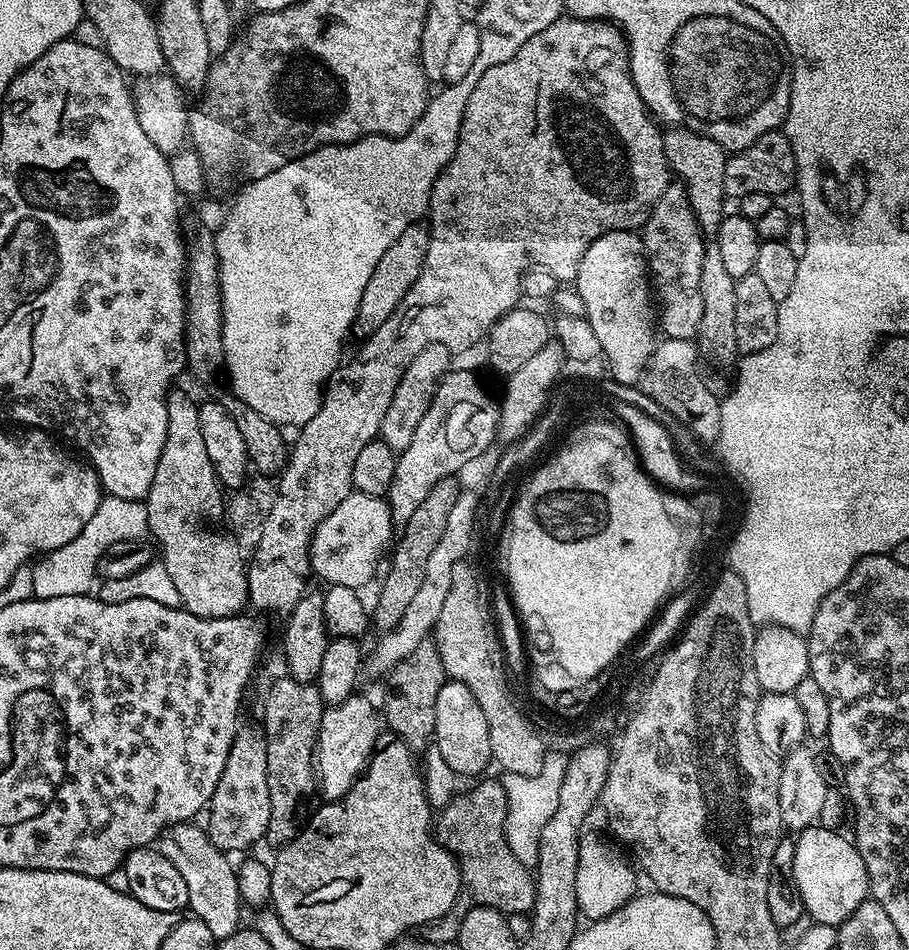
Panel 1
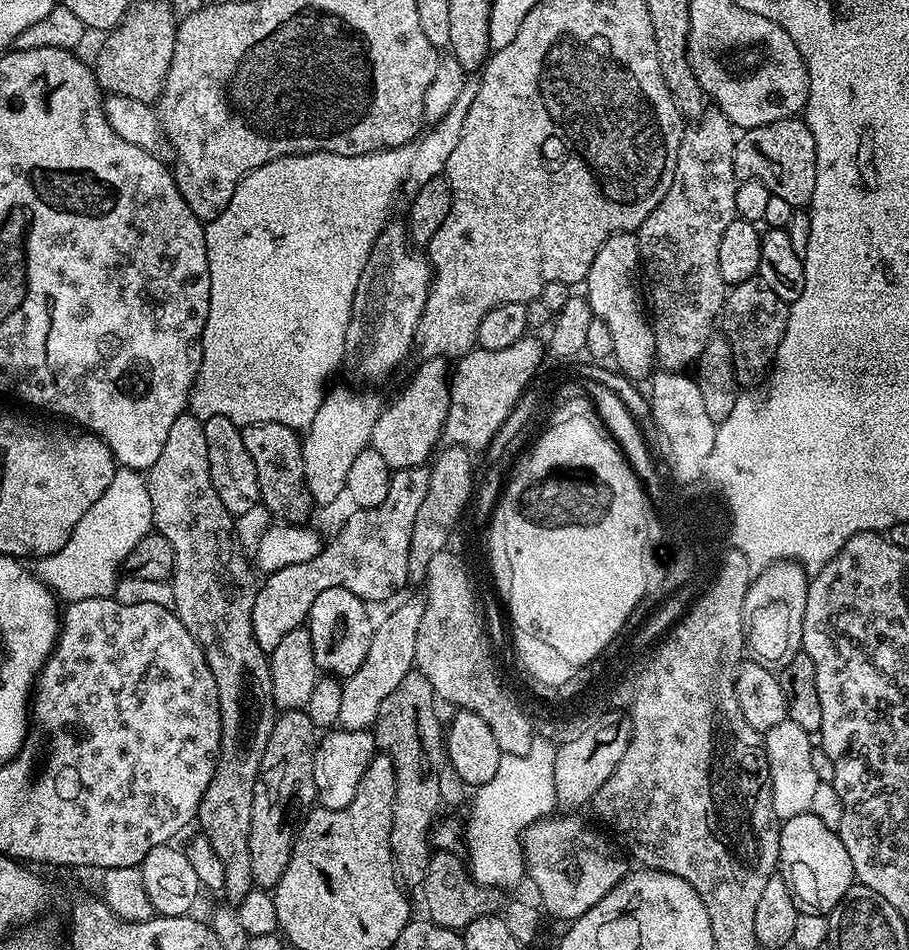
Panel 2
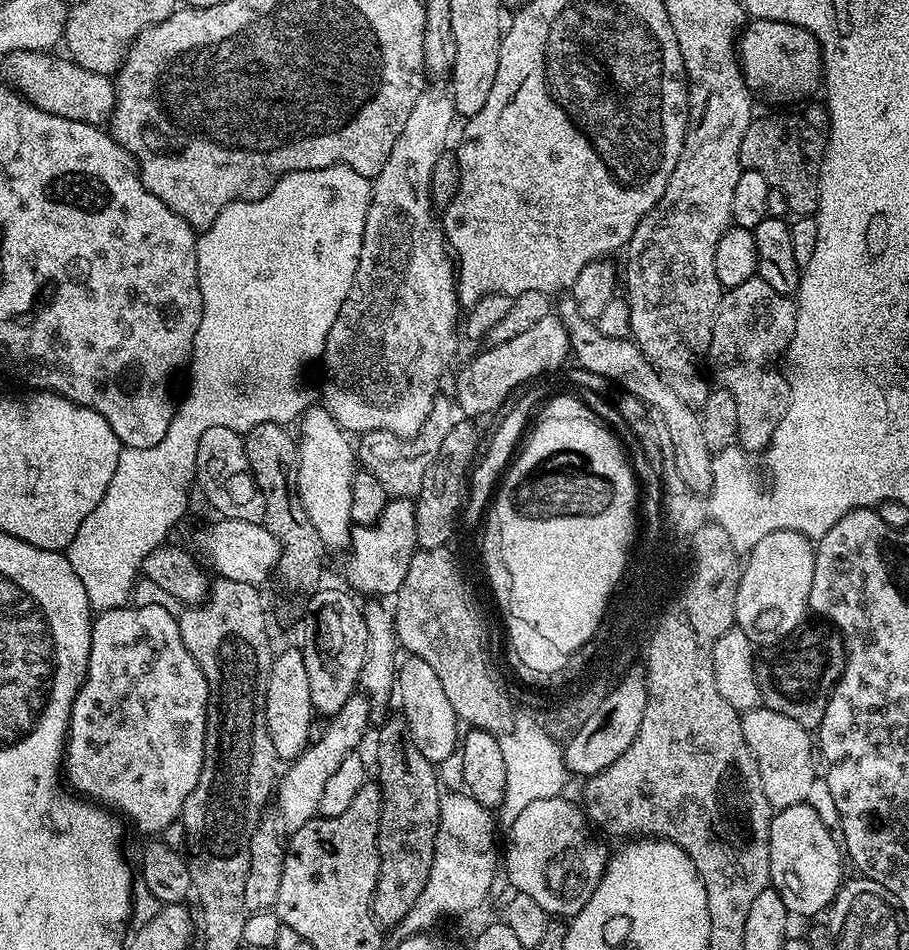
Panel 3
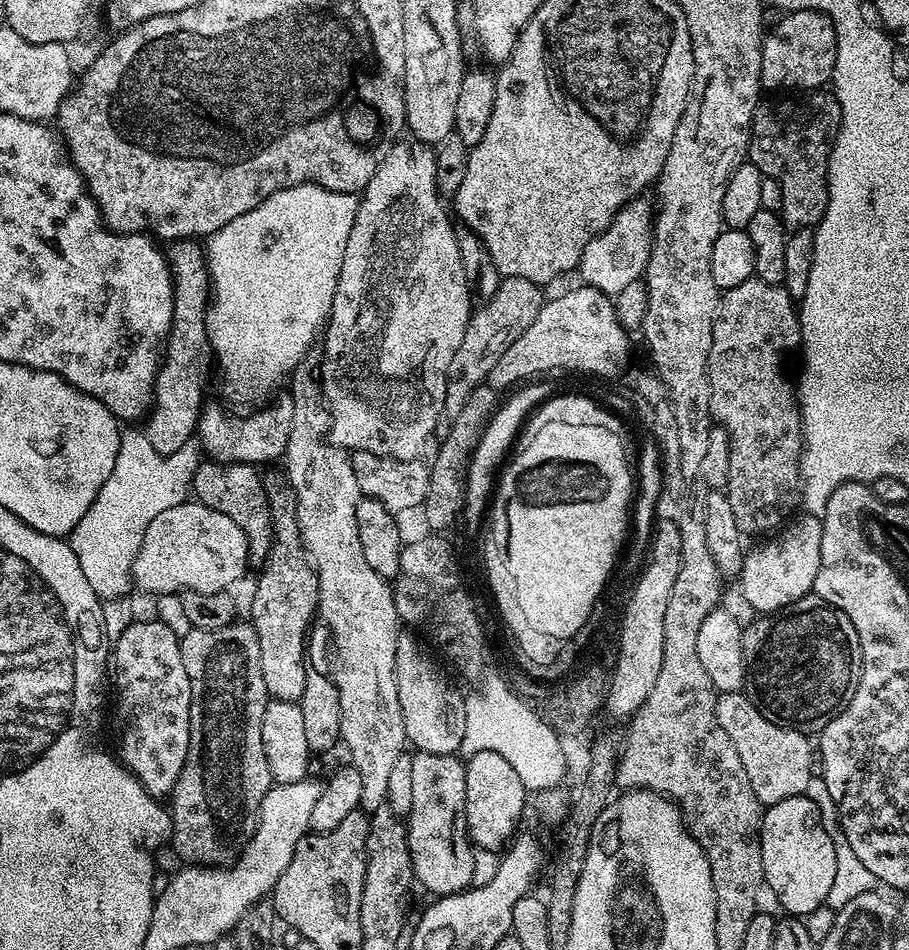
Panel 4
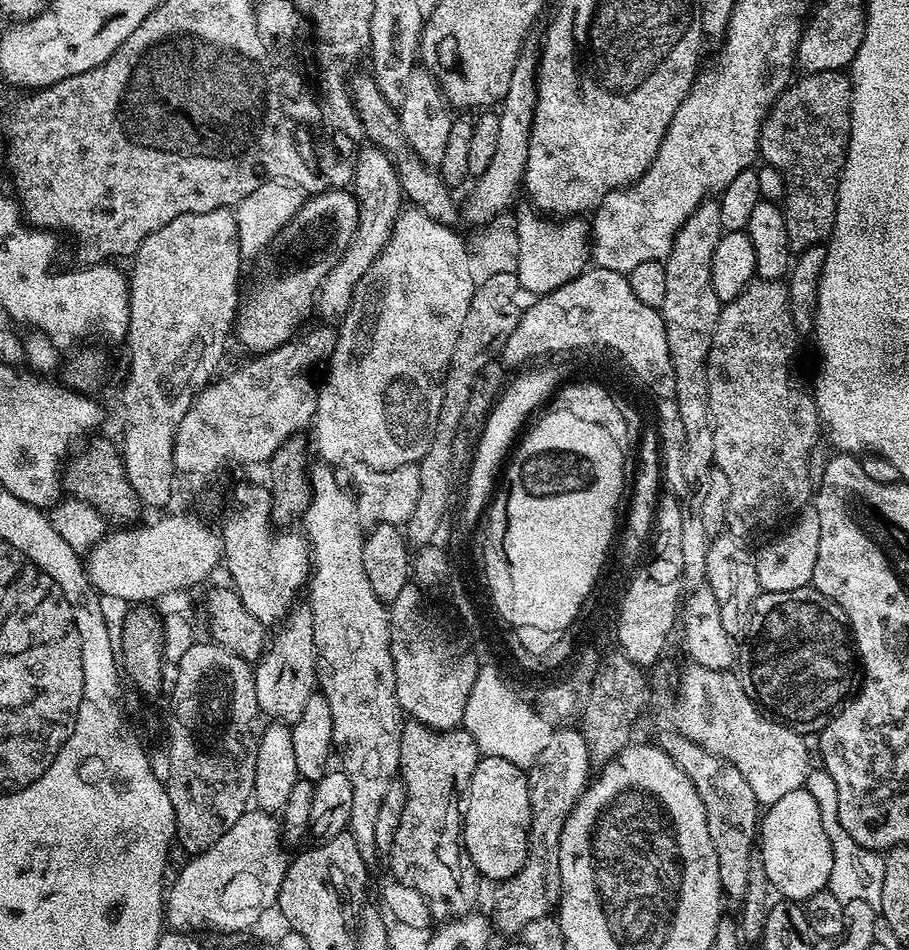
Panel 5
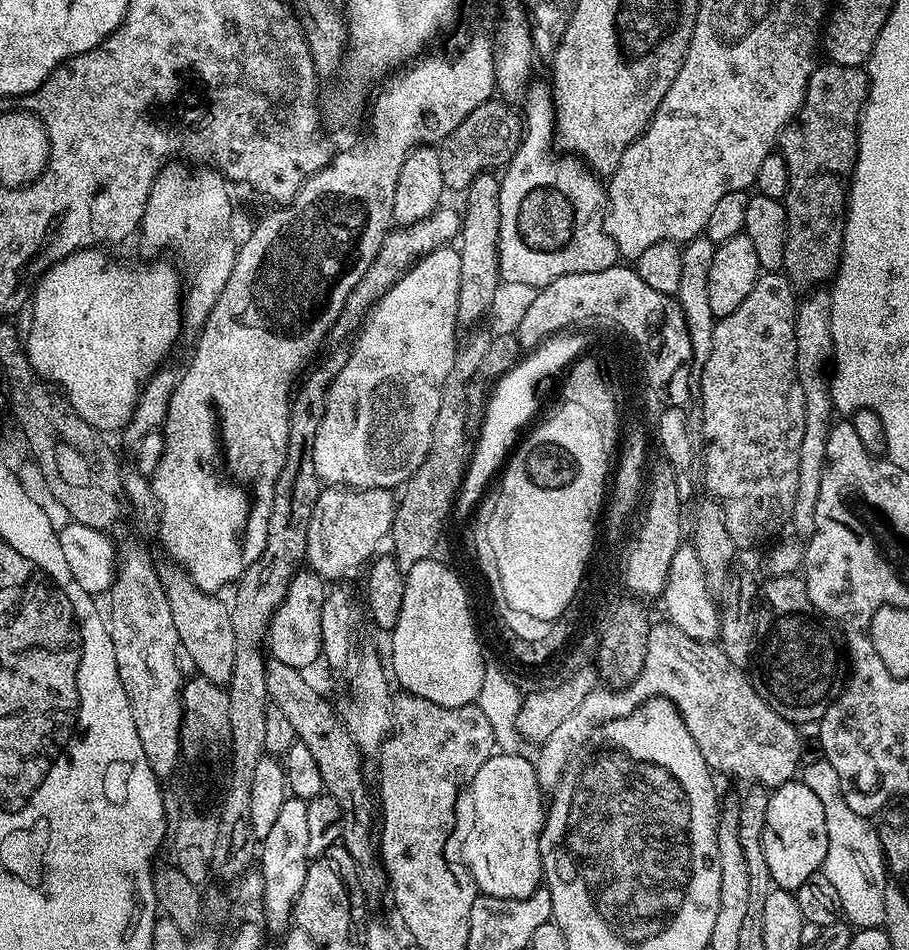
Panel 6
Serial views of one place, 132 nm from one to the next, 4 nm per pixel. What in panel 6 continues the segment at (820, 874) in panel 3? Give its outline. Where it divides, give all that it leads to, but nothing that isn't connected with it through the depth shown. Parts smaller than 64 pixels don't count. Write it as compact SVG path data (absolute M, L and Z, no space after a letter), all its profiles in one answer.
M793 778L771 789L762 846L775 887L795 890L802 886L802 882L806 882L806 878L823 869L824 861L828 859L826 810L822 810L818 794L814 794L814 790L810 790L803 779Z

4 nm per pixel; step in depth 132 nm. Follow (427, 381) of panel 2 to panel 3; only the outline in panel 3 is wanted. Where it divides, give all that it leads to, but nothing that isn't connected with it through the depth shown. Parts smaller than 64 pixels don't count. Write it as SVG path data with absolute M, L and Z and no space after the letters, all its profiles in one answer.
M437 395L436 400L432 403L430 414L426 418L426 422L418 435L405 438L398 434L390 434L390 430L370 430L369 432L363 433L359 437L360 444L358 440L358 443L355 445L359 467L363 471L374 474L374 478L378 478L378 482L382 482L382 490L386 490L389 497L414 498L422 490L422 478L432 464L436 453L440 450L442 438L446 438L448 431L456 425L456 421L461 419L461 416L460 407L456 405L455 399L451 395Z

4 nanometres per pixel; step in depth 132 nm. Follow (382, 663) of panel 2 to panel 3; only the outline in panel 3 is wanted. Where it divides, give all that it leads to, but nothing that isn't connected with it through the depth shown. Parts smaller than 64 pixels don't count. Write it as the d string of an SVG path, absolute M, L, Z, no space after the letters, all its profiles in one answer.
M357 694L346 698L346 706L338 710L327 723L324 724L322 738L312 740L308 747L283 769L278 780L278 787L274 792L274 804L280 811L279 819L284 819L283 827L289 833L297 832L306 822L316 819L322 802L322 790L326 790L326 781L338 770L342 758L353 755L354 750L364 740L368 732L368 715L374 711L367 696Z

